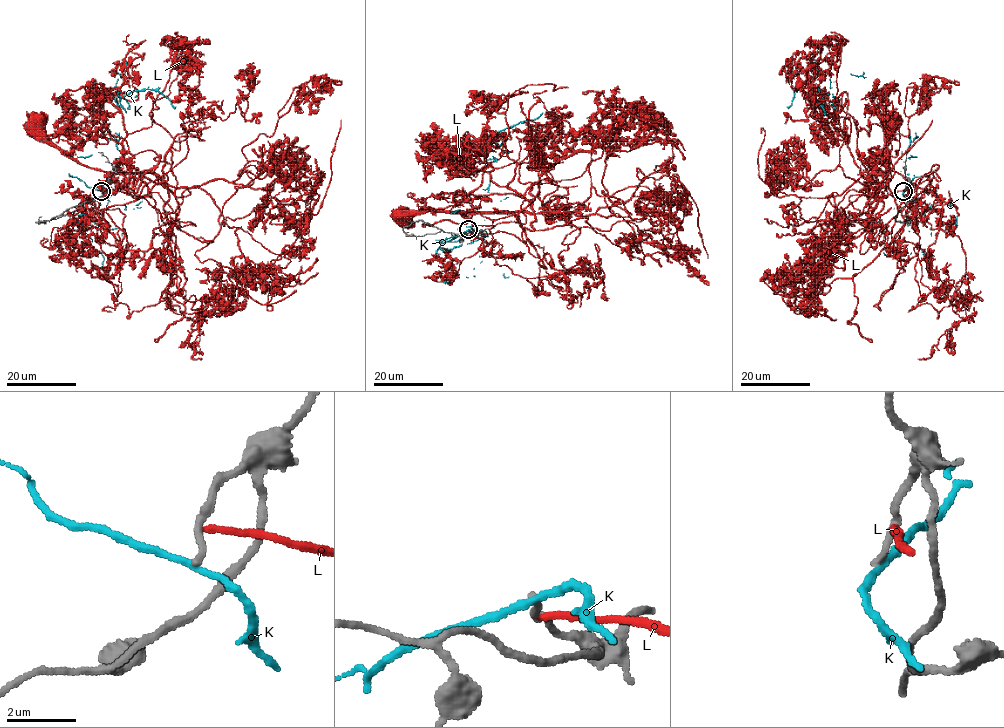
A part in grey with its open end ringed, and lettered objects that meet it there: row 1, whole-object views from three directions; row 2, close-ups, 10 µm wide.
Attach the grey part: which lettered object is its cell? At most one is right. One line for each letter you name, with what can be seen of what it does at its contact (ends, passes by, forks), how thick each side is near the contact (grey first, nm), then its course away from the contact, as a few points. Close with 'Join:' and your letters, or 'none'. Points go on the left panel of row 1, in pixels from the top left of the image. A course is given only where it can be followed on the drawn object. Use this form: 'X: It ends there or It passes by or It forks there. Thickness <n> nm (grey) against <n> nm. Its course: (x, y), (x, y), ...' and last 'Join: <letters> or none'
Join: none

